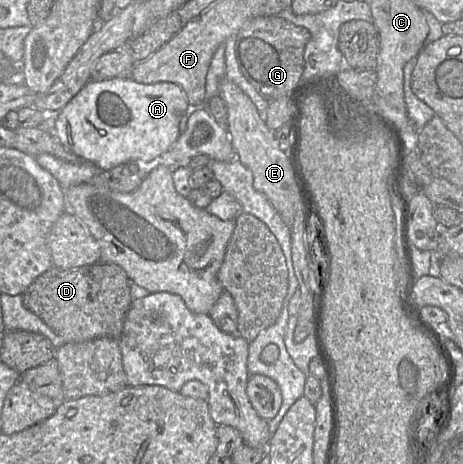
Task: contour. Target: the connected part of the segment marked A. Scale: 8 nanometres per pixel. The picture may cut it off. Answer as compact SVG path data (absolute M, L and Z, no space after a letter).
M131 77L129 78L112 78L100 82L89 81L81 91L74 96L65 107L55 114L54 127L55 135L58 141L68 150L72 151L81 160L93 163L95 166L102 170L109 170L119 165L126 163L137 163L141 169L145 169L145 173L149 173L152 169L152 165L156 162L160 162L180 136L179 124L182 117L185 115L189 107L187 96L183 89L175 84L169 82L159 82L154 84L141 84L137 83Z

